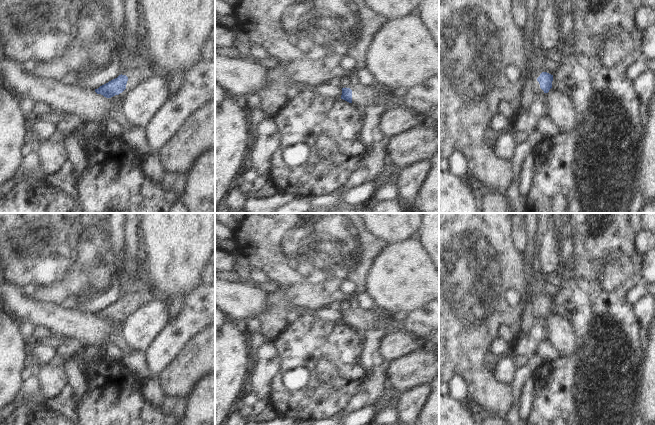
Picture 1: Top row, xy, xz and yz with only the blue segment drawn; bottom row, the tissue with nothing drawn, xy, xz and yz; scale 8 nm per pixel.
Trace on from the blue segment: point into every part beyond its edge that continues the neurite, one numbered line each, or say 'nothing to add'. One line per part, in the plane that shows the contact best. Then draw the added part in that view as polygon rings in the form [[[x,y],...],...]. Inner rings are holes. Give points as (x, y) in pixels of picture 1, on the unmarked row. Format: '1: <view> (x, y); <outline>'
1: yz (536, 309); [[[544,293],[544,294],[542,294],[542,295],[537,296],[537,297],[534,299],[534,307],[533,307],[533,312],[534,312],[534,313],[541,313],[541,312],[540,312],[540,308],[539,308],[539,306],[537,305],[537,302],[540,300],[540,298],[541,298],[542,296],[547,296],[547,297],[549,297],[549,298],[551,298],[551,299],[554,298],[554,295],[553,295],[552,293]]]

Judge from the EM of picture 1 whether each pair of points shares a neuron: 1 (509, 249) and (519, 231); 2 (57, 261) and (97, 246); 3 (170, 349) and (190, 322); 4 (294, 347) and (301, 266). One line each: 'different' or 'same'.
1: different
2: different
3: same
4: different

